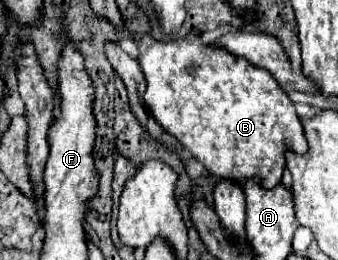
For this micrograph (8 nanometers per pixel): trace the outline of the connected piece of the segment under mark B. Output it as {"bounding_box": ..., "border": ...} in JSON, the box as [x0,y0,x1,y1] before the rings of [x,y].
{"bounding_box":[135,33,307,189],"border":[[[151,33],[143,37],[135,35],[135,39],[139,41],[139,63],[147,79],[143,101],[149,113],[153,113],[155,121],[185,149],[189,149],[191,155],[199,159],[217,179],[229,177],[243,183],[259,175],[261,185],[271,189],[281,181],[287,149],[297,153],[307,151],[303,125],[297,117],[295,105],[269,71],[253,67],[245,59],[233,59],[229,51],[217,51],[217,47],[203,43],[197,33],[189,33],[187,37],[173,41],[157,41]]]}

